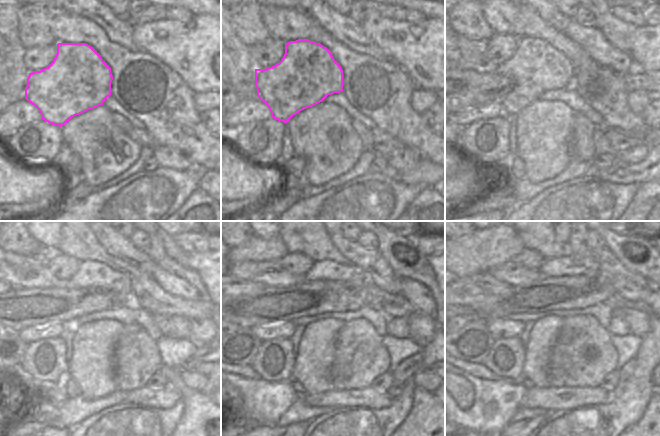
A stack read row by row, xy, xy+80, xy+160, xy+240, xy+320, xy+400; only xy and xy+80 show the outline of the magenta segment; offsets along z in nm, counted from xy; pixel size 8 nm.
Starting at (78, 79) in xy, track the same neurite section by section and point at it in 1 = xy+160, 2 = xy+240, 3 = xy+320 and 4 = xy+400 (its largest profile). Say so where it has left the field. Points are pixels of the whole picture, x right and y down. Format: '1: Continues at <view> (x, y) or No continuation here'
1: Continues at xy+160 (536, 67)
2: Continues at xy+240 (91, 274)
3: Continues at xy+320 (325, 269)
4: Continues at xy+400 (569, 265)

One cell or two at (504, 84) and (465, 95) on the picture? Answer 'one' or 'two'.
one

